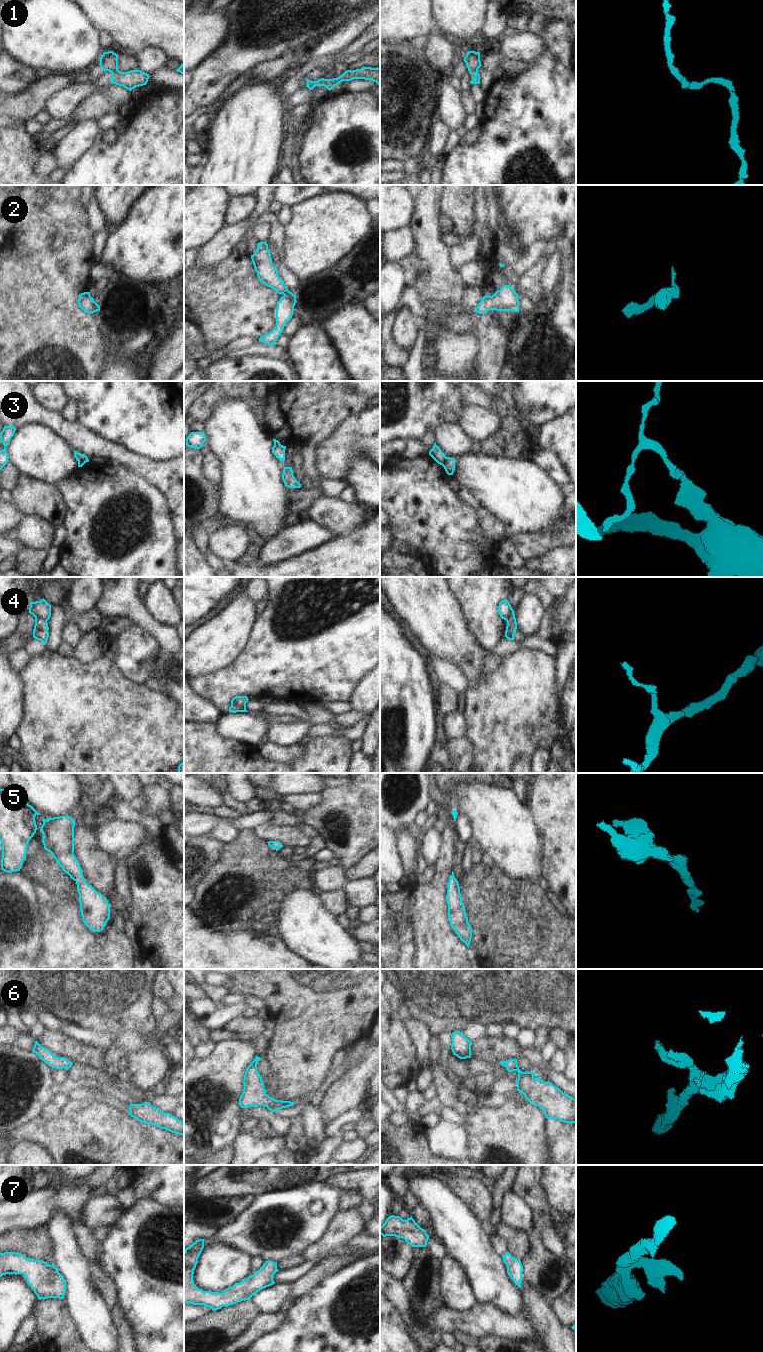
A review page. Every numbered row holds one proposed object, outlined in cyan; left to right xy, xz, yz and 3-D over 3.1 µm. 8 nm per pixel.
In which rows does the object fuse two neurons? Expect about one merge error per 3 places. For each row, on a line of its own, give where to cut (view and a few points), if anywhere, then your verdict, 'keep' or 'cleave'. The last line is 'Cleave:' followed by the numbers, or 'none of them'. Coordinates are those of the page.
1: cut yz (477, 69), (470, 73); cleave
2: cut none; keep
3: cut yz (446, 457), (442, 465); cleave
4: cut xz (231, 704), (235, 704), (240, 711); cleave
5: cut none; keep
6: cut none; keep
7: cut none; keep
Cleave: 1, 3, 4

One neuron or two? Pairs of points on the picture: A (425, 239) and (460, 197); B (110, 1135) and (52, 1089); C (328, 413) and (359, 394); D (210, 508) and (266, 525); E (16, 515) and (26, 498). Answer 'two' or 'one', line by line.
A: two
B: two
C: one
D: two
E: two

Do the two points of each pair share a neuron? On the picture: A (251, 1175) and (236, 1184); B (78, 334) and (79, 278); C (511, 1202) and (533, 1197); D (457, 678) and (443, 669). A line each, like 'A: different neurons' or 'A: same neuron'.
A: same neuron
B: same neuron
C: different neurons
D: same neuron

